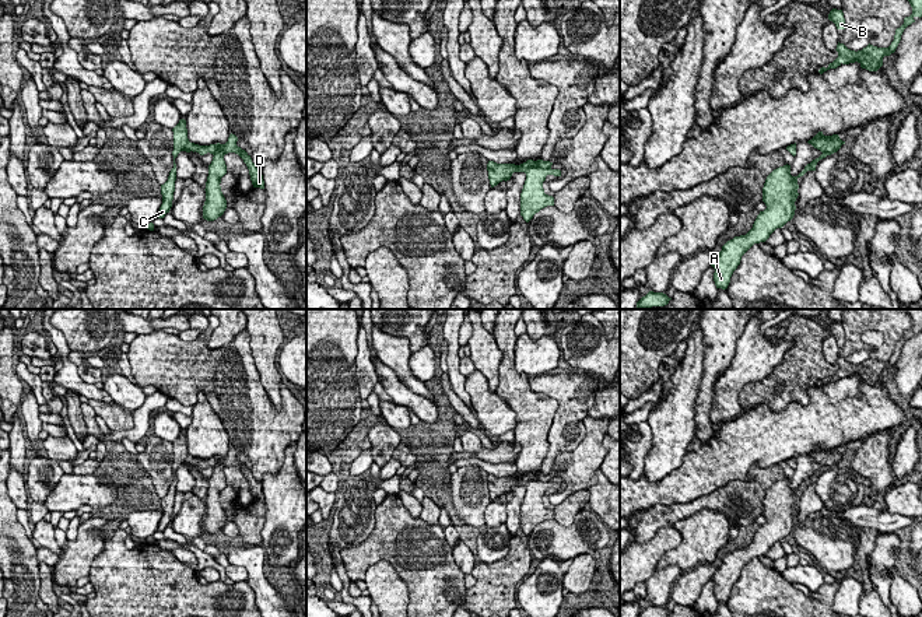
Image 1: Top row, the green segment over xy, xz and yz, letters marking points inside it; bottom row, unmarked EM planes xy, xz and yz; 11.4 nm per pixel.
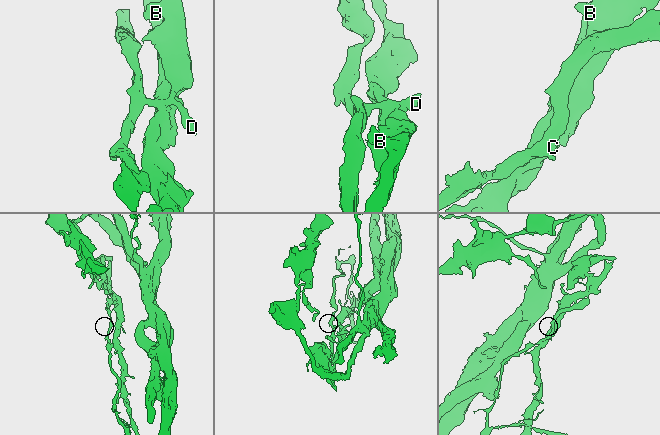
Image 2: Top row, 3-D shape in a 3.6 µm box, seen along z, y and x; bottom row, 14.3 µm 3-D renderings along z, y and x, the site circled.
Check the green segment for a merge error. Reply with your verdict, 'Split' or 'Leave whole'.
Split

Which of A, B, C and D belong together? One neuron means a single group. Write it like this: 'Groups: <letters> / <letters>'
Groups: A B D / C

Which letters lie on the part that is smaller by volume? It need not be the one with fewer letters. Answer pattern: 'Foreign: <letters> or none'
Foreign: C

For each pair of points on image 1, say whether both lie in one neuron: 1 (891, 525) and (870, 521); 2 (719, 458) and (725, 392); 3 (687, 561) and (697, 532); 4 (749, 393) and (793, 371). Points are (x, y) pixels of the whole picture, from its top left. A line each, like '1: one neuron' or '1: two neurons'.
1: one neuron
2: two neurons
3: one neuron
4: one neuron

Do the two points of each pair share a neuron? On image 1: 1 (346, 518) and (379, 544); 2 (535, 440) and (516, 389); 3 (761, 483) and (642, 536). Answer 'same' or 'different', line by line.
1: different
2: same
3: same

